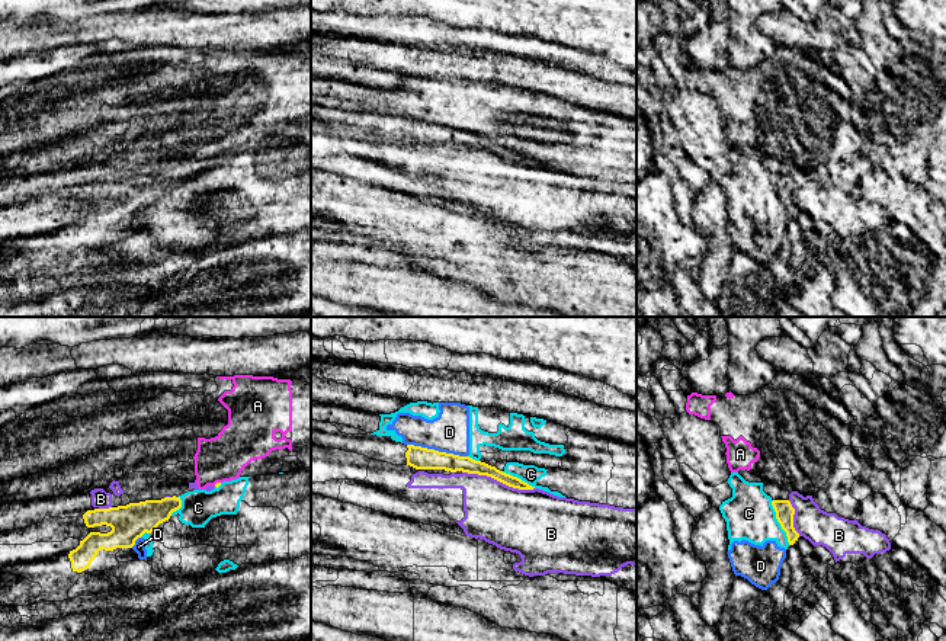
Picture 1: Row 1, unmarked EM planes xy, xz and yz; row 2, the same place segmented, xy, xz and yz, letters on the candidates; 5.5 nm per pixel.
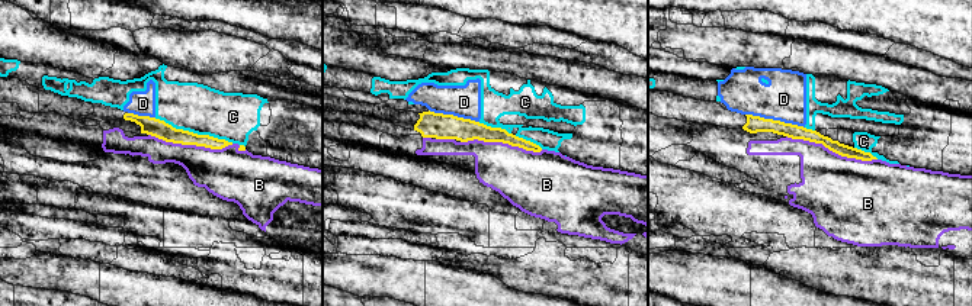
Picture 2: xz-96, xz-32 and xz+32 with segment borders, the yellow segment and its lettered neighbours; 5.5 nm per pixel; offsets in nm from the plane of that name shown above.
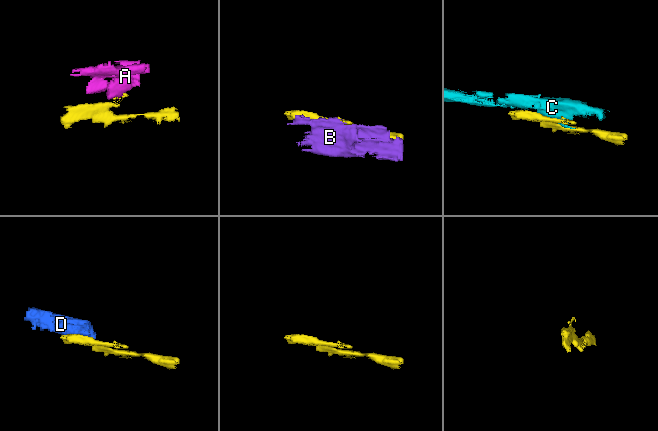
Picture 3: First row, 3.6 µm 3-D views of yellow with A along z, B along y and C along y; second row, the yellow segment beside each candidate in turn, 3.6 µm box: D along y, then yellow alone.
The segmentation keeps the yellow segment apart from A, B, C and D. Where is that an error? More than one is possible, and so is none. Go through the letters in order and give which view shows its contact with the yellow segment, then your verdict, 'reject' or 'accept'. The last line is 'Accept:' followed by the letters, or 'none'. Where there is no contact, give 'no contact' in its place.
A: xy | reject
B: xz | reject
C: yz | reject
D: xz | reject
Accept: none

